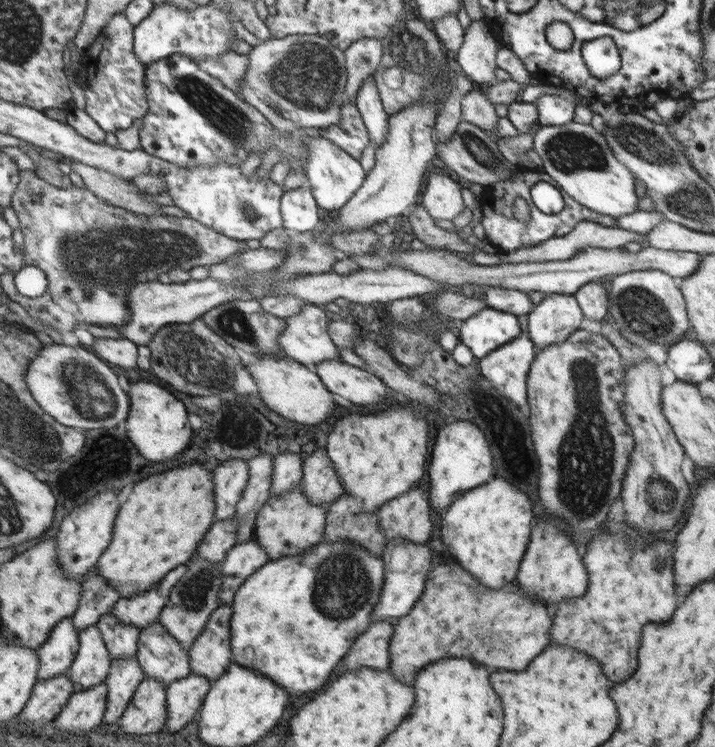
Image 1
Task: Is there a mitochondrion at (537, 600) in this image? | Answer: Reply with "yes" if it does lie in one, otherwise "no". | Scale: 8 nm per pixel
no

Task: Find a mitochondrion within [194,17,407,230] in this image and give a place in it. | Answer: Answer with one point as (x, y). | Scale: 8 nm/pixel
(307, 76)

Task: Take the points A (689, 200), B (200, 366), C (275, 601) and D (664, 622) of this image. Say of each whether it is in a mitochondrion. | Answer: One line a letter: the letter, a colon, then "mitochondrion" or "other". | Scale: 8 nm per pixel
A: mitochondrion
B: mitochondrion
C: other
D: other

